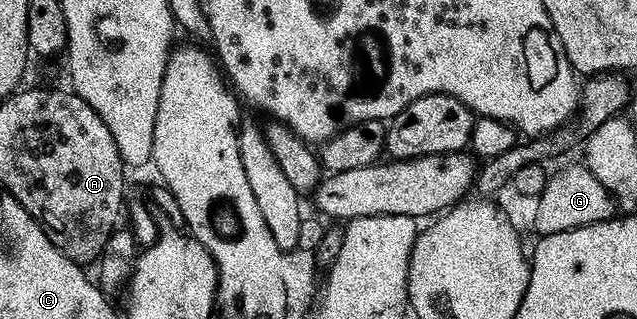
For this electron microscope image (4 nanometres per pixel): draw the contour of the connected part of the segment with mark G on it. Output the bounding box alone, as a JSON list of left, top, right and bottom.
[533,167,619,236]

